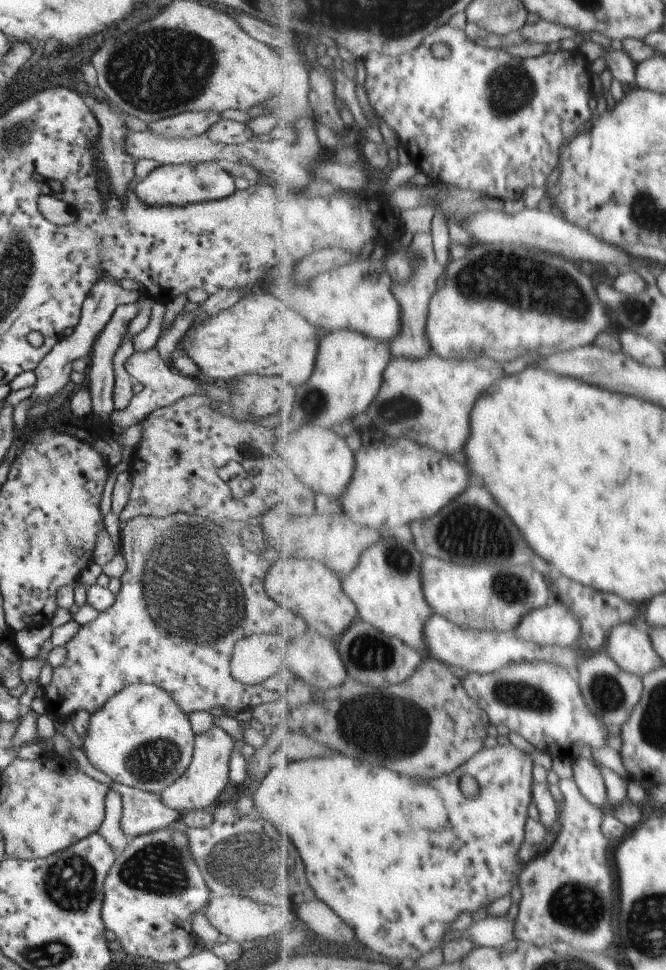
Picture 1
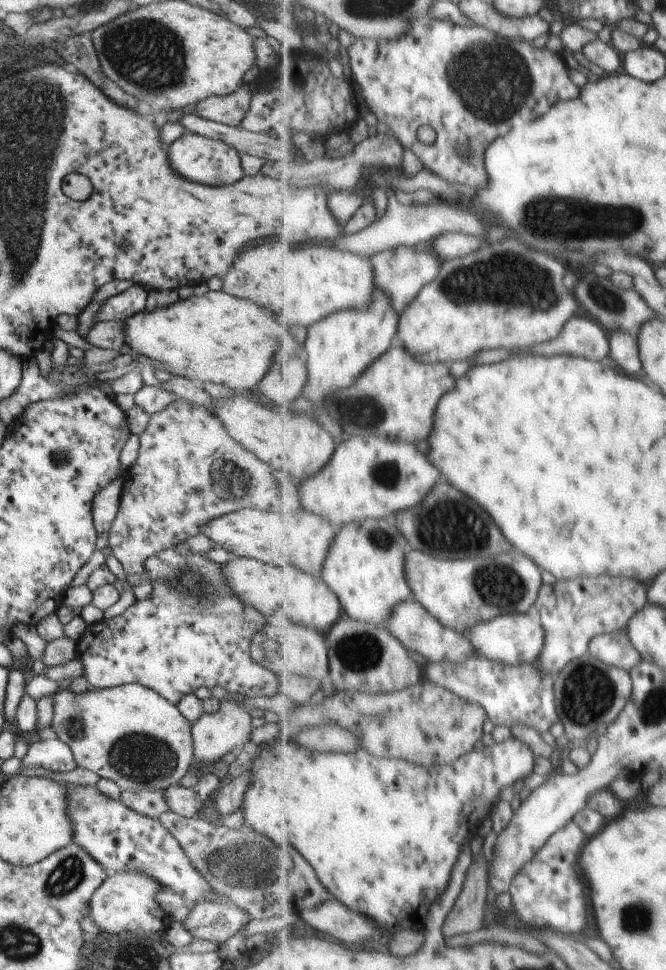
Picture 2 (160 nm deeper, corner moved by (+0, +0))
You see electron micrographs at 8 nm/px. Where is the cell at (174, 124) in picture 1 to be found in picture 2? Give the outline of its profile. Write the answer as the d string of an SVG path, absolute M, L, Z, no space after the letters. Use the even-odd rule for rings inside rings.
M249 84L237 87L226 95L209 95L195 106L201 118L237 127L250 109Z

